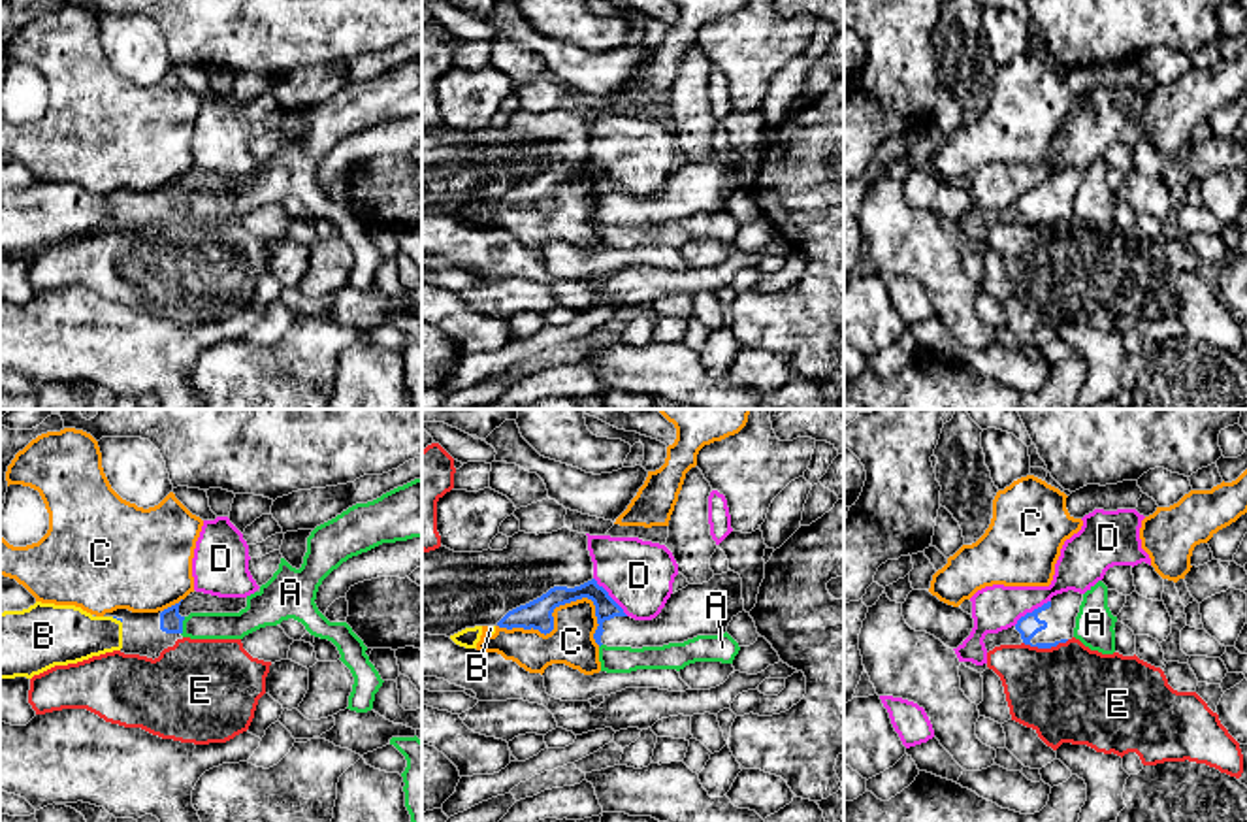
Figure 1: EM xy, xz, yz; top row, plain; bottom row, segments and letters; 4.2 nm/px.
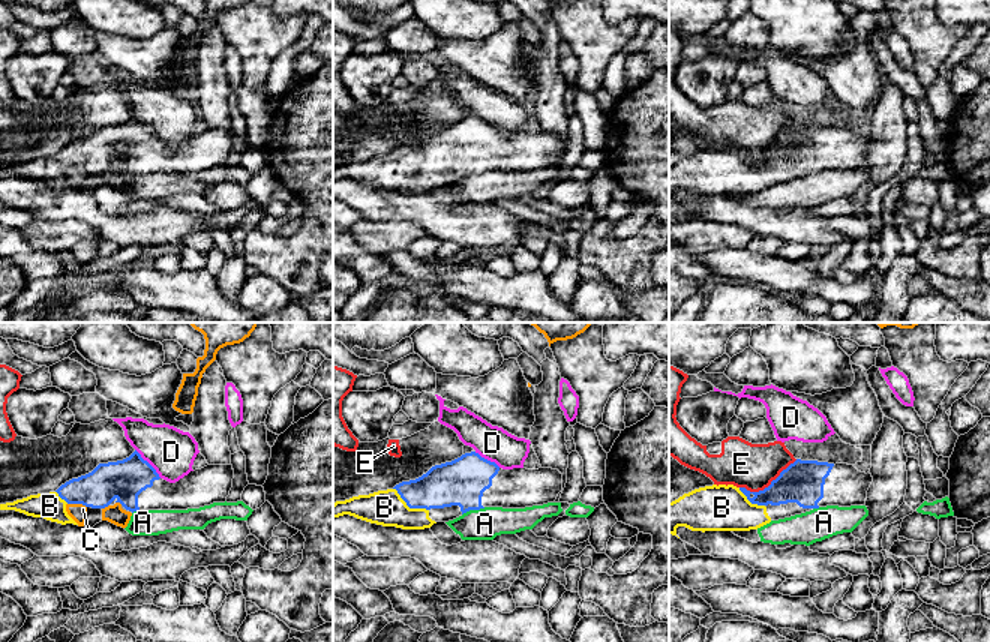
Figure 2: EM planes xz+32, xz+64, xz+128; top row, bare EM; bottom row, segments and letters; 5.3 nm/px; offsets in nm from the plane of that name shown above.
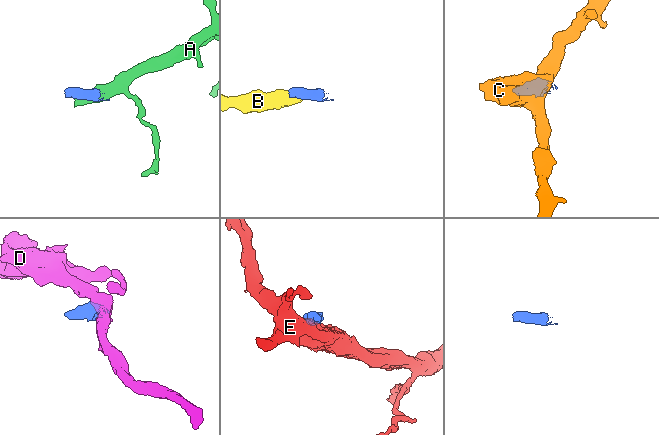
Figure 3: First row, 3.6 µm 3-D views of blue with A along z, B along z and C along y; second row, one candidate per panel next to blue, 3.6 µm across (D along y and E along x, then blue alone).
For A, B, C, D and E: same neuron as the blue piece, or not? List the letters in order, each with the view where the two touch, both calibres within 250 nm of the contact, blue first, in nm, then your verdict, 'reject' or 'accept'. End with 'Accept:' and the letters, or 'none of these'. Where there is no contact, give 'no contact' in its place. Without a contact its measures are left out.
A: contact in xy; calibres 100 and 110 nm; reject
B: contact in xy; calibres 20 and 260 nm; accept
C: contact in xz; calibres 120 and 190 nm; reject
D: contact in xz; calibres 100 and 300 nm; reject
E: contact in yz; calibres 90 and 420 nm; reject
Accept: B

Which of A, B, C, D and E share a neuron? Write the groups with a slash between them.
A / B / C / D / E

